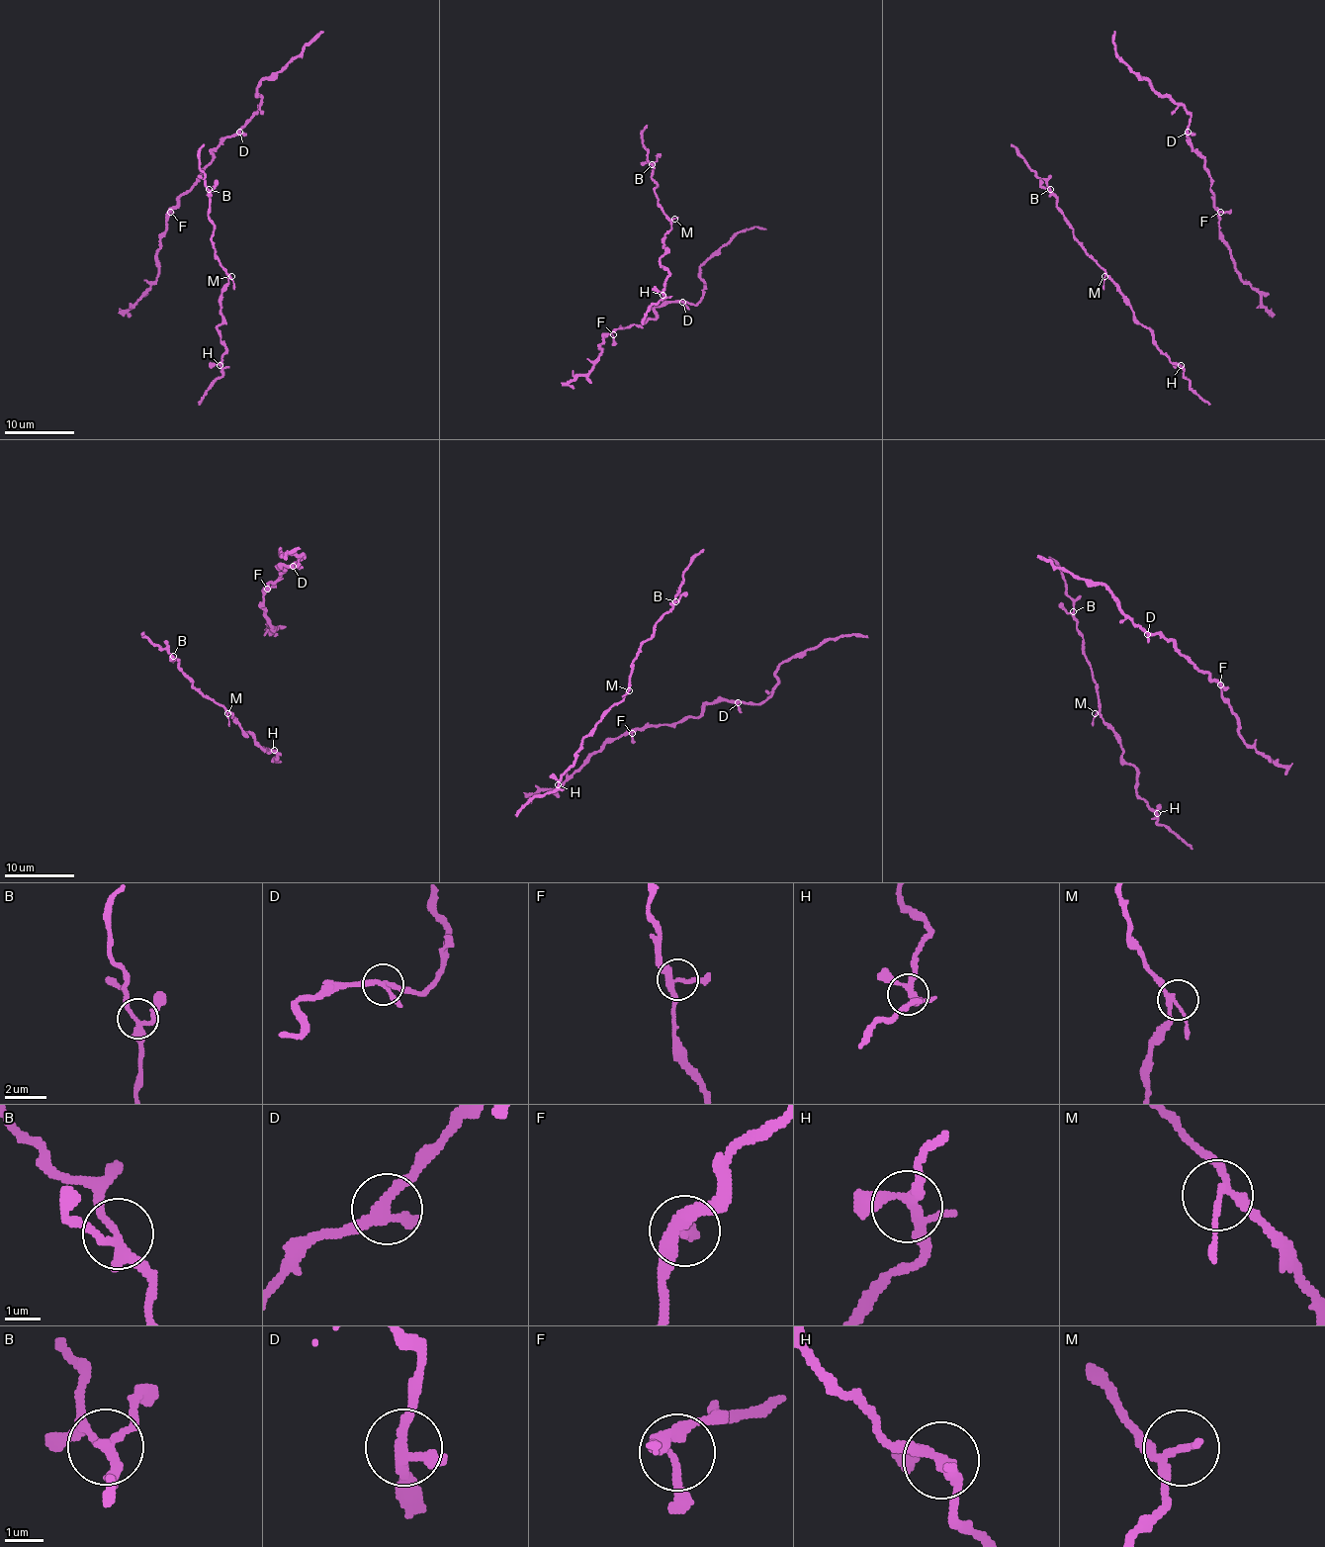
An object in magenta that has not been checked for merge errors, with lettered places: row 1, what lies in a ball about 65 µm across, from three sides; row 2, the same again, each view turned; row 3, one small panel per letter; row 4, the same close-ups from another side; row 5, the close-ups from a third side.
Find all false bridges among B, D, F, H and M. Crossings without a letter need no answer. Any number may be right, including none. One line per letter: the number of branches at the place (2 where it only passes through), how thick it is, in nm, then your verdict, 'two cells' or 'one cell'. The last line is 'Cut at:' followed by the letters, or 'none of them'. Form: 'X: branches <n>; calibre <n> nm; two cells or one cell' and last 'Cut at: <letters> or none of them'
B: branches 3; calibre 240 nm; one cell
D: branches 3; calibre 240 nm; one cell
F: branches 3; calibre 280 nm; one cell
H: branches 4; calibre 240 nm; one cell
M: branches 3; calibre 160 nm; one cell
Cut at: none of them

